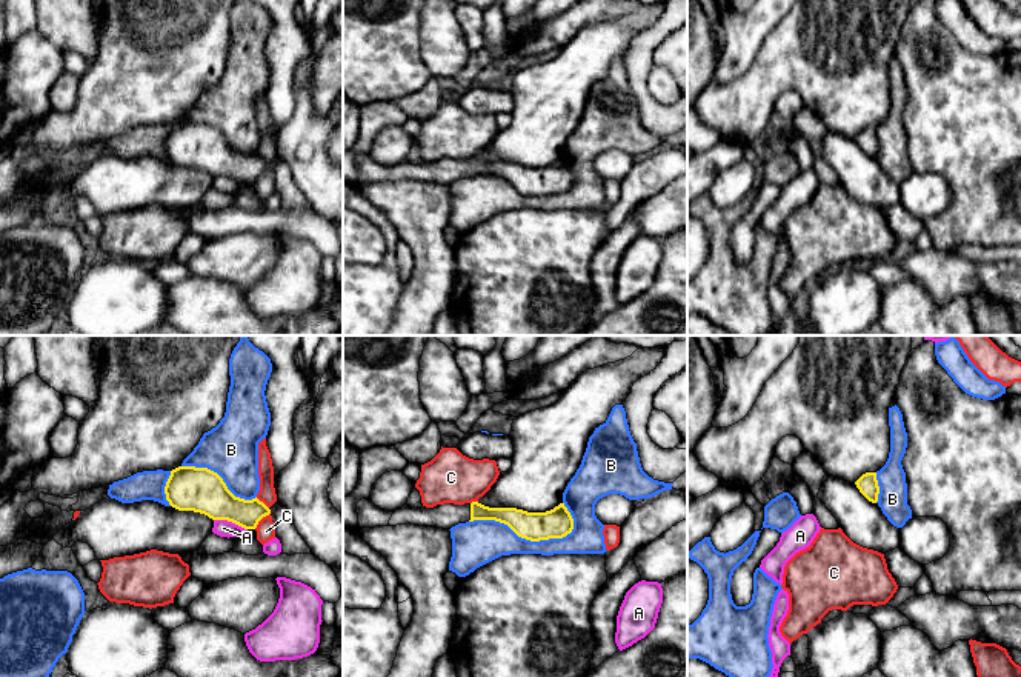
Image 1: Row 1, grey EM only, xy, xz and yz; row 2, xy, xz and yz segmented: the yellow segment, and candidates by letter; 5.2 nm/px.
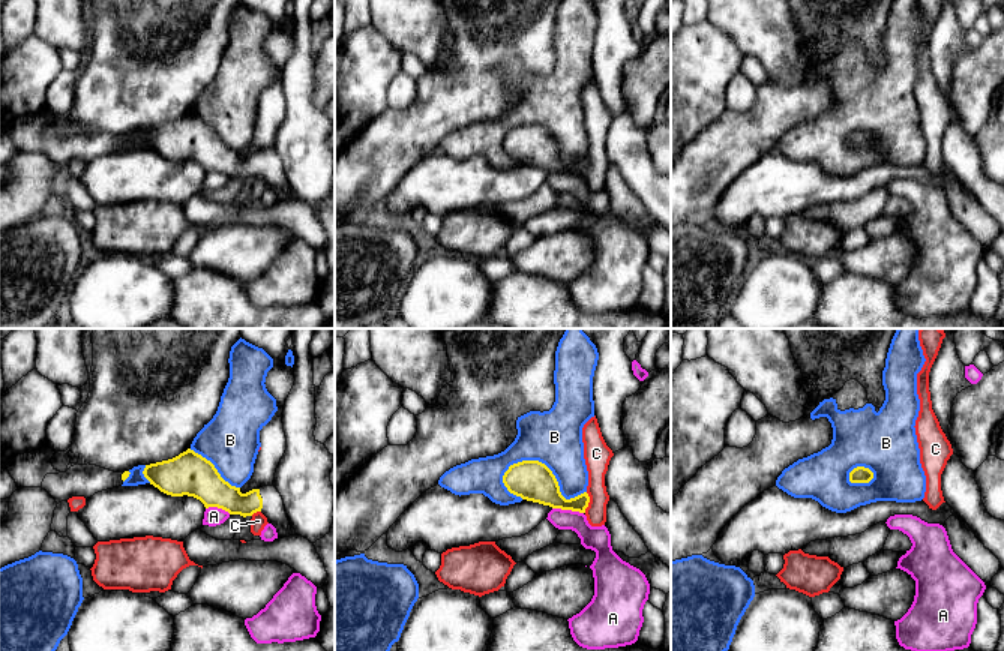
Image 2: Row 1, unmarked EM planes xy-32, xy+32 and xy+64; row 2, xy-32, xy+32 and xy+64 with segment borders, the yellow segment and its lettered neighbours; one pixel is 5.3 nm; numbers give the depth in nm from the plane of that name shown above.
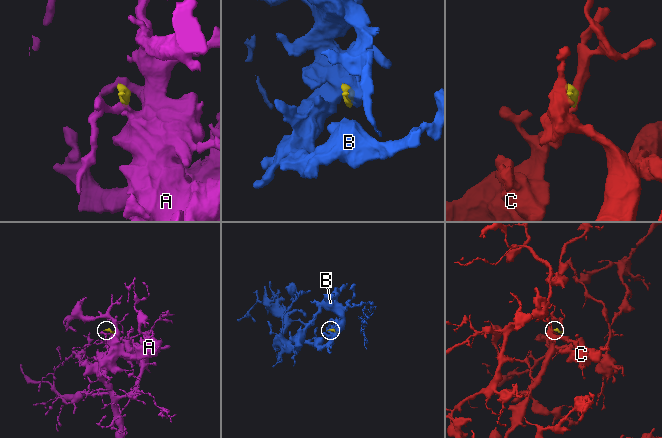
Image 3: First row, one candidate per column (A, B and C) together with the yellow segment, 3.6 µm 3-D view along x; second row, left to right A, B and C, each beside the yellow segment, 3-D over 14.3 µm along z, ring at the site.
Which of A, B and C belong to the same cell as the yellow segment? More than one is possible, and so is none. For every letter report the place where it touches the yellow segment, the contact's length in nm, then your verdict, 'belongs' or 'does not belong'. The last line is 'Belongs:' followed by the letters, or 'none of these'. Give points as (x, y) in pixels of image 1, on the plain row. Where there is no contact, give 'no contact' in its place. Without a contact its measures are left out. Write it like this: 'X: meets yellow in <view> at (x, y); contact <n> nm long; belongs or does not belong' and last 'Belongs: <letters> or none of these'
A: meets yellow in xy at (231, 176); contact 190 nm long; does not belong
B: meets yellow in xz at (522, 193); contact 550 nm long; does not belong
C: meets yellow in xy at (260, 174); contact 120 nm long; does not belong
Belongs: none of these

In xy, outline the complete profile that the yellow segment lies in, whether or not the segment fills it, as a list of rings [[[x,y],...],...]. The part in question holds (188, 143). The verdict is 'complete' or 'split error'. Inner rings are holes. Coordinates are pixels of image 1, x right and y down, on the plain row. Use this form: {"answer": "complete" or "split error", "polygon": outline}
{"answer": "split error", "polygon": [[[178,122],[172,125],[165,149],[169,160],[178,166],[194,166],[212,175],[228,175],[244,185],[255,185],[258,177],[271,169],[275,192],[281,198],[281,209],[312,208],[298,189],[286,162],[277,155],[268,163],[257,152],[252,155],[235,152],[223,134],[208,123]]]}

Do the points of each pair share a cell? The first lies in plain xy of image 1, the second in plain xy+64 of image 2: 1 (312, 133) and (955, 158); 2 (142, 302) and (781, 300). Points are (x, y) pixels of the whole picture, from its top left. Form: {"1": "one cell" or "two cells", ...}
{"1": "one cell", "2": "one cell"}

